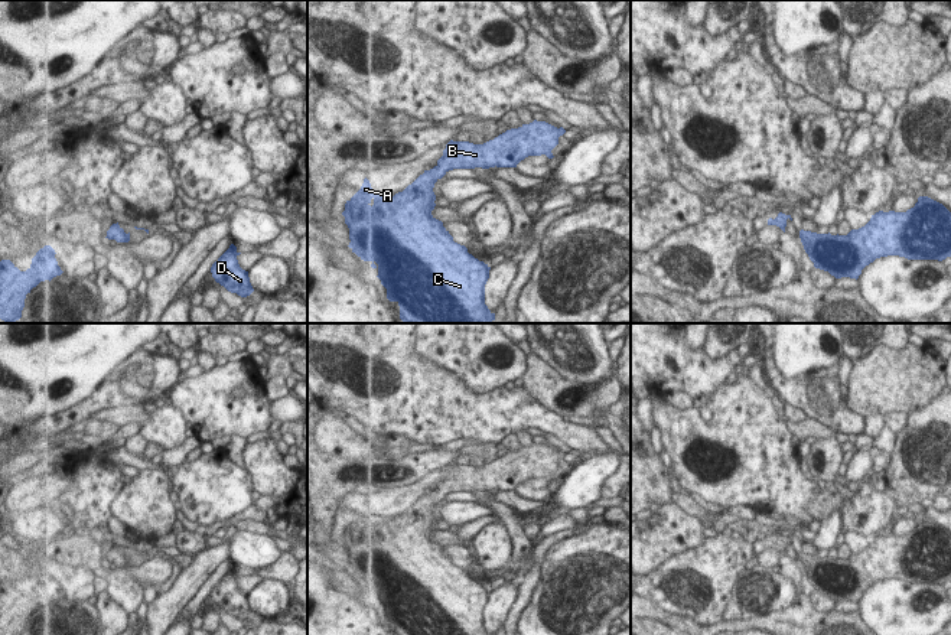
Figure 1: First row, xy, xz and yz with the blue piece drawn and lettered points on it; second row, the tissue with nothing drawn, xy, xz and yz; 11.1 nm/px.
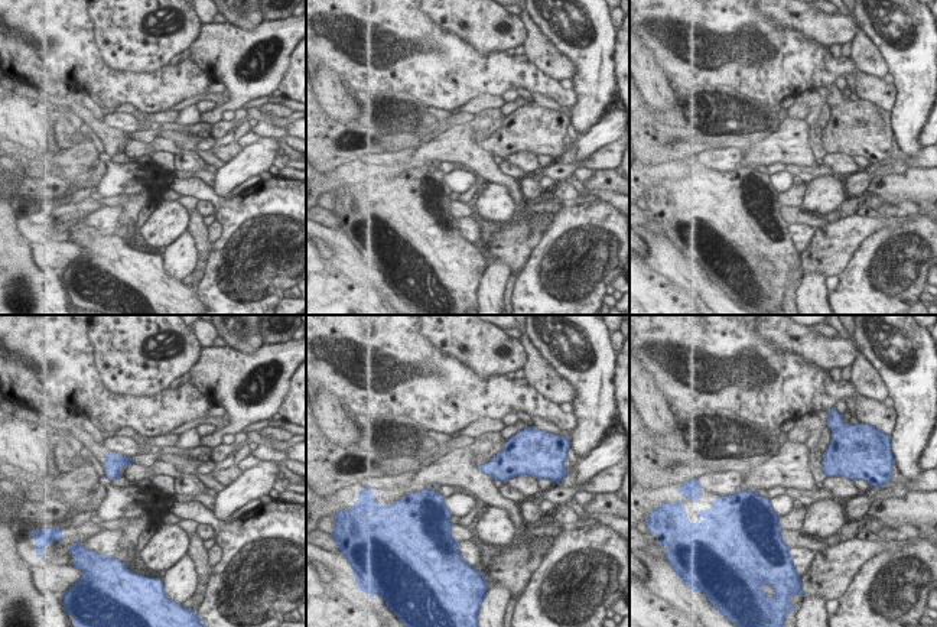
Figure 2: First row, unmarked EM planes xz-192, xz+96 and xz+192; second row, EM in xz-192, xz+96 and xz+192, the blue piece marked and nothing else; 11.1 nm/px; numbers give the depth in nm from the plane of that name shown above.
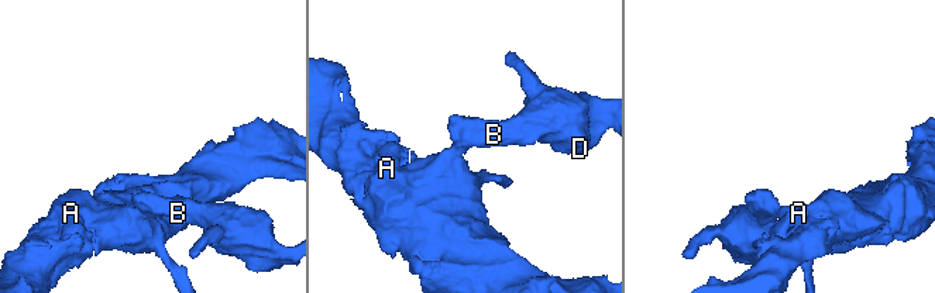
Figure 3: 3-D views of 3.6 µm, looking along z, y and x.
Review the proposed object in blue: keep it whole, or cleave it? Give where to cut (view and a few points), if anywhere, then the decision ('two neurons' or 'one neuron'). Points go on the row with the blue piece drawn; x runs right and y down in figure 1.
no cut; one neuron

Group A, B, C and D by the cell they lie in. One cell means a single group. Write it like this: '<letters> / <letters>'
A B C D

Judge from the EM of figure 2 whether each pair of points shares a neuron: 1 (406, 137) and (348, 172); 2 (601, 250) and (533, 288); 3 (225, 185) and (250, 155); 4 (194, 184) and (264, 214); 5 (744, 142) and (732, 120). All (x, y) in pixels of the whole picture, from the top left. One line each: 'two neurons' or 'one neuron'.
1: two neurons
2: one neuron
3: one neuron
4: one neuron
5: one neuron

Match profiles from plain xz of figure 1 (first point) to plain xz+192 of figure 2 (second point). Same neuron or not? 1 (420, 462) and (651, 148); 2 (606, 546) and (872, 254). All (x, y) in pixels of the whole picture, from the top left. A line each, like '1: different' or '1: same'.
1: same
2: same

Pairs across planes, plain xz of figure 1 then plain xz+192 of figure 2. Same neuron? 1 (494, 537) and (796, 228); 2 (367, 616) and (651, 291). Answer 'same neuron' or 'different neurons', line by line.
1: different neurons
2: same neuron

